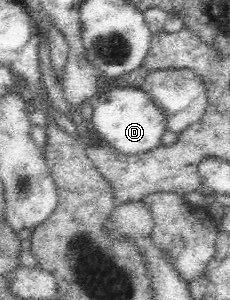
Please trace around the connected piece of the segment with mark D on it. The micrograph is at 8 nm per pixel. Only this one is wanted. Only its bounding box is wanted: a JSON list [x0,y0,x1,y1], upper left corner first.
[92,88,168,155]

